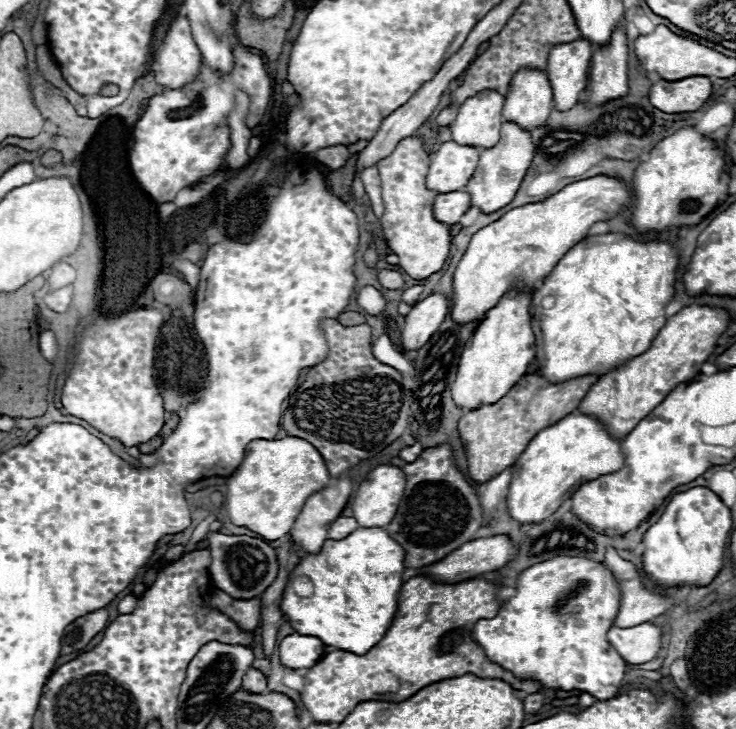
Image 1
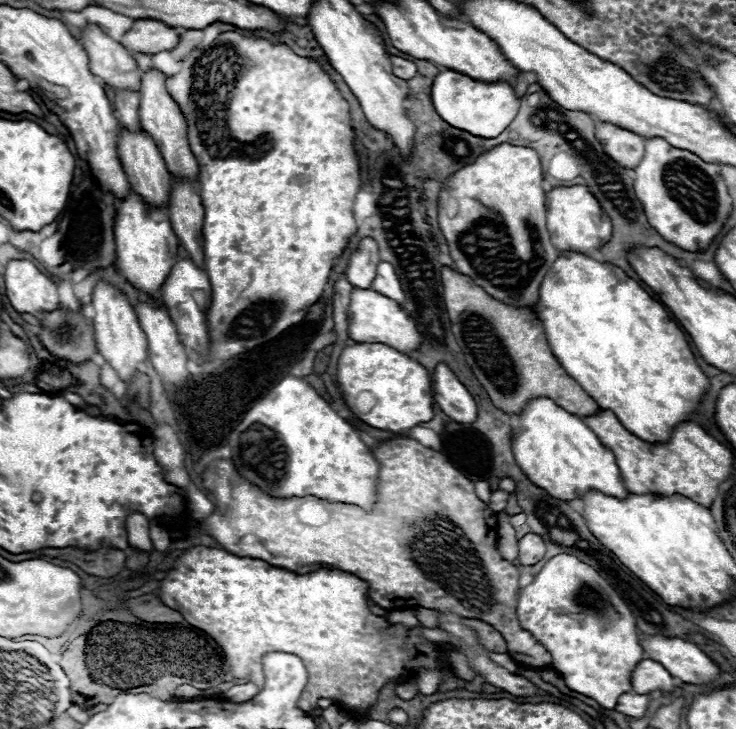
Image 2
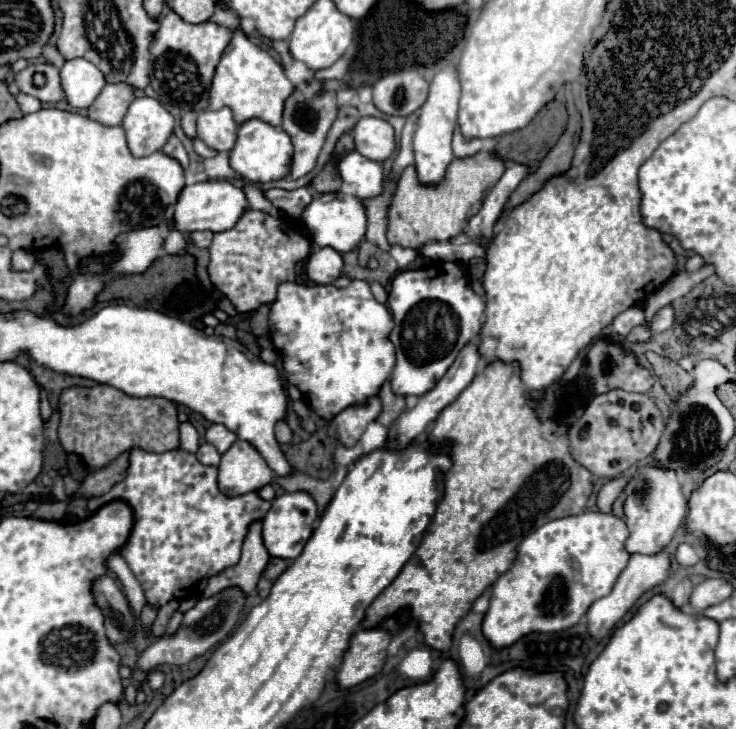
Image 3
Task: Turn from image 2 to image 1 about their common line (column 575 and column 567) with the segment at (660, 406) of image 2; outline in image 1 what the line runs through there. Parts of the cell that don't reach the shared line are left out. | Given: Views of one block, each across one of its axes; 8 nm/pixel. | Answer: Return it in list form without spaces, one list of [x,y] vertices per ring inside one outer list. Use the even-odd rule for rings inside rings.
[[[618,232],[586,236],[566,252],[532,298],[530,314],[538,348],[534,368],[542,370],[550,382],[564,382],[582,374],[606,374],[618,362],[648,350],[654,334],[666,324],[664,308],[674,296],[678,264],[680,254],[668,240],[634,240]]]

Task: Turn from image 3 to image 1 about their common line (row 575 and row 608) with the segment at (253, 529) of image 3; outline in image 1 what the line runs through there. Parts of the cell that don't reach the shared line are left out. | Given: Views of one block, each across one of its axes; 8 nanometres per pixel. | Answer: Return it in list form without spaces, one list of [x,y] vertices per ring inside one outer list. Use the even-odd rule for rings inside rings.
[[[214,590],[212,594],[212,606],[216,610],[222,610],[226,616],[230,616],[242,630],[252,632],[260,624],[260,598],[250,600],[236,600],[224,594],[222,590]]]

